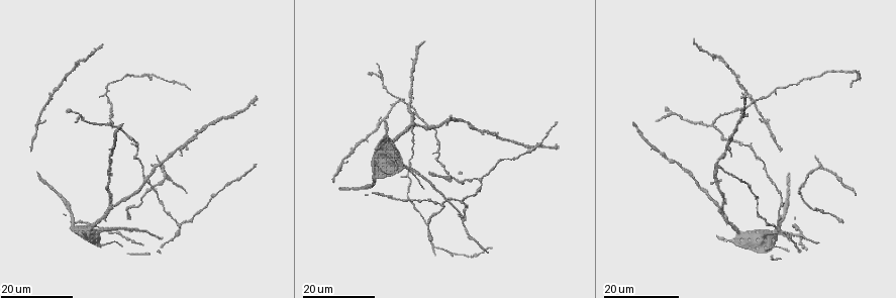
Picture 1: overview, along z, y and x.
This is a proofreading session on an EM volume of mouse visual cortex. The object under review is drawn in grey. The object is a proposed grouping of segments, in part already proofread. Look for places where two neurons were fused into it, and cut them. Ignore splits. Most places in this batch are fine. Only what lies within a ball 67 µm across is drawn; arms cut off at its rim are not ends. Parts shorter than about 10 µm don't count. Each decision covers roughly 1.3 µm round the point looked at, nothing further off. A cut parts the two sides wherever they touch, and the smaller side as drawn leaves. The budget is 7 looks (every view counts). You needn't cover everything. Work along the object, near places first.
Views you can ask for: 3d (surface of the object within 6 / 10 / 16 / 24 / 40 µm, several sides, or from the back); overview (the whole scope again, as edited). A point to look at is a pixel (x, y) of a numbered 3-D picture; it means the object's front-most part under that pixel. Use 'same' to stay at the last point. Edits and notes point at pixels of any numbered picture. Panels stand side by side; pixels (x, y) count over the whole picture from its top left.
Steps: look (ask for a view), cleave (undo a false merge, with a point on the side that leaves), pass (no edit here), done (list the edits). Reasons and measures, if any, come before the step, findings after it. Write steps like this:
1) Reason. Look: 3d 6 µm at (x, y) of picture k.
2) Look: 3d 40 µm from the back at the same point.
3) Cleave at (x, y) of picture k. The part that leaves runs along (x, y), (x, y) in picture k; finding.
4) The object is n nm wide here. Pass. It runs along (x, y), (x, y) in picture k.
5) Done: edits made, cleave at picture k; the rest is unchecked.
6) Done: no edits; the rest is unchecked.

Arms part here. Look: 3d 24 µm at (779, 226) of picture 1.

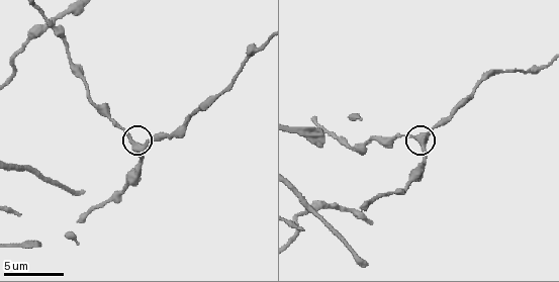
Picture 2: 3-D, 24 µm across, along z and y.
Look: 3d 6 µm at (140, 146) of picture 2.

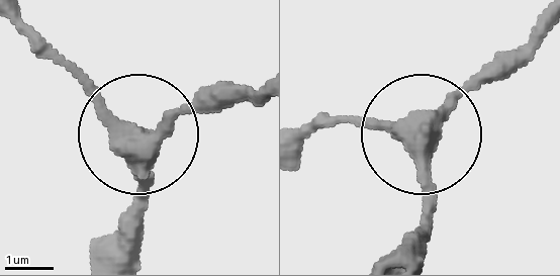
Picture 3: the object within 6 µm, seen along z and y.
Pass. Continuous, no second neuron.

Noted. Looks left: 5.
Look: 3d 10 µm at (39, 27) of picture 2.

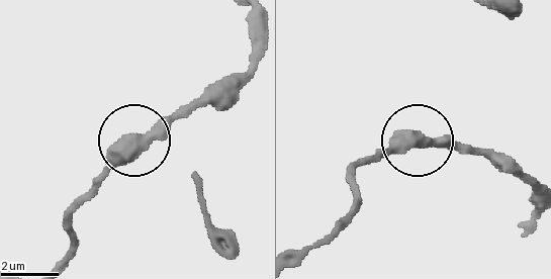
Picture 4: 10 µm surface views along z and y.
Pass. Continuous, no second neuron.

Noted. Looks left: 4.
A fork. Look: 3d 16 µm at (708, 127) of picture 1.

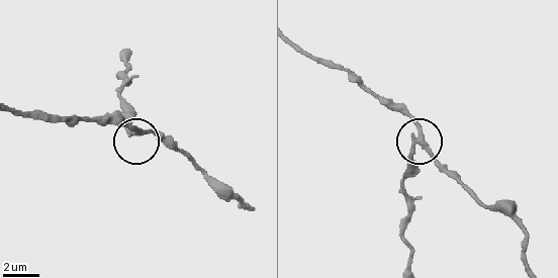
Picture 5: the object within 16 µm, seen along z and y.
Look: 3d 6 µm at (414, 146) of picture 5.

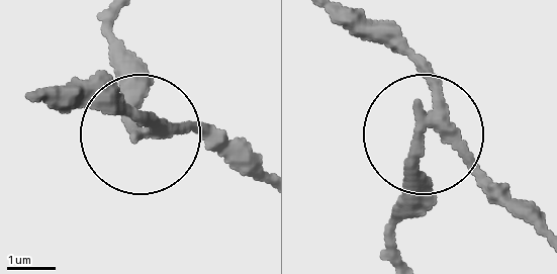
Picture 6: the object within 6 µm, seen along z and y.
The object is 260 nm wide here. Cleave at (424, 184) of picture 6. The part that leaves runs along (427, 119), (414, 199), (390, 248) in picture 6; two neurons meet here.

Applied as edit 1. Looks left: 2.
Look: 3d 24 µm at (718, 208) of picture 1.

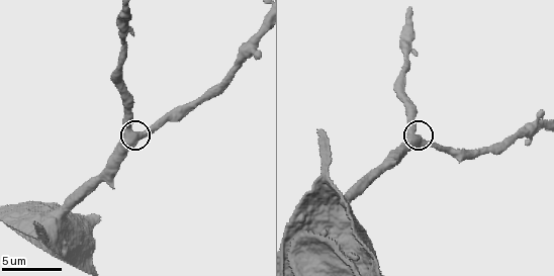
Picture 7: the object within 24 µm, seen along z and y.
Look: 3d 6 µm at (138, 134) of picture 7.

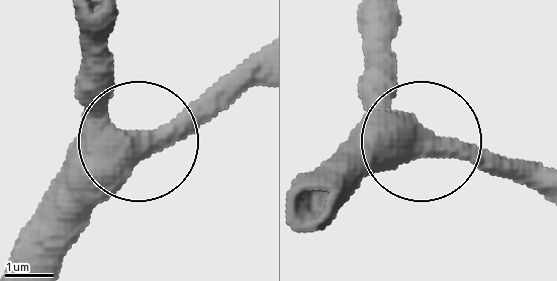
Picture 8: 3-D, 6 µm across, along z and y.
The side arm is 35 µm long. Pass. One neuron here.

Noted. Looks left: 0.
Done: edits made, cleave at picture 6; the rest is unchecked.

